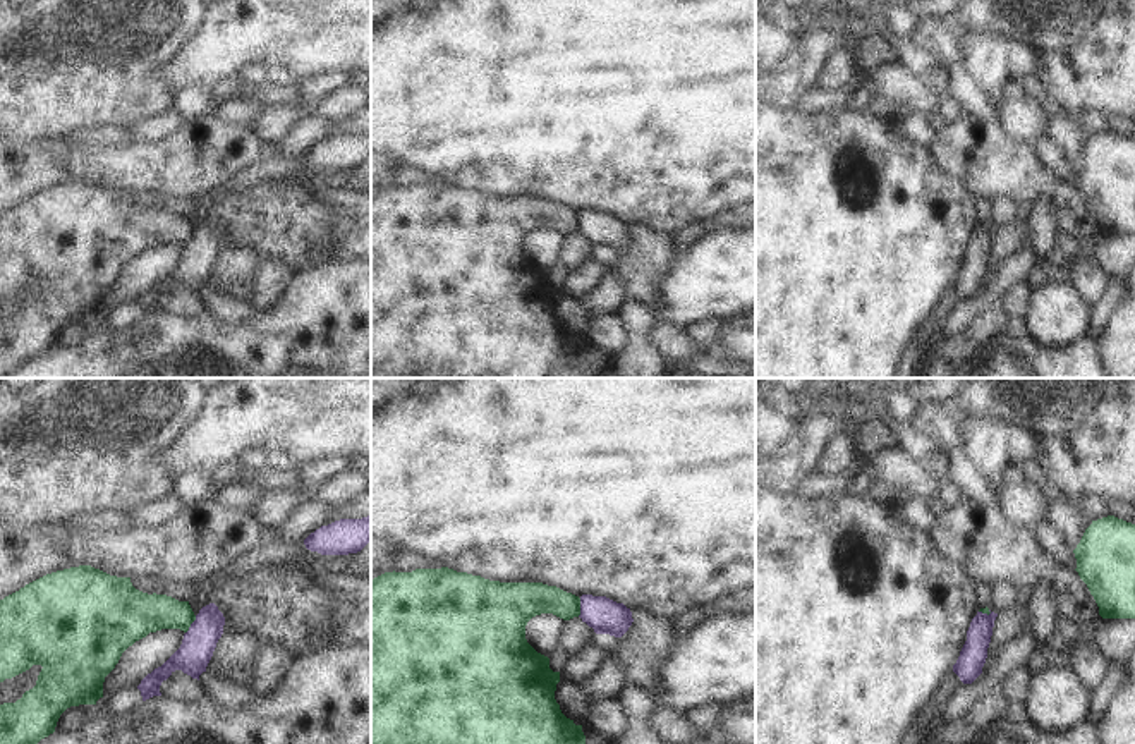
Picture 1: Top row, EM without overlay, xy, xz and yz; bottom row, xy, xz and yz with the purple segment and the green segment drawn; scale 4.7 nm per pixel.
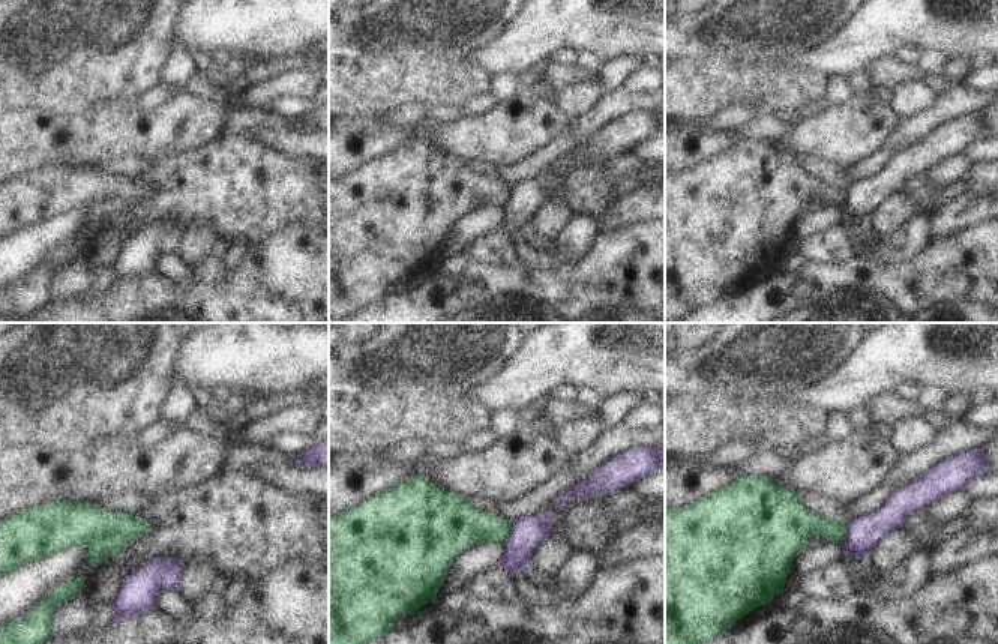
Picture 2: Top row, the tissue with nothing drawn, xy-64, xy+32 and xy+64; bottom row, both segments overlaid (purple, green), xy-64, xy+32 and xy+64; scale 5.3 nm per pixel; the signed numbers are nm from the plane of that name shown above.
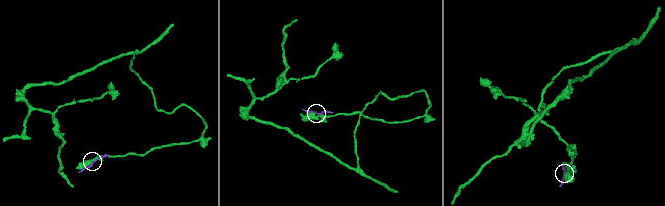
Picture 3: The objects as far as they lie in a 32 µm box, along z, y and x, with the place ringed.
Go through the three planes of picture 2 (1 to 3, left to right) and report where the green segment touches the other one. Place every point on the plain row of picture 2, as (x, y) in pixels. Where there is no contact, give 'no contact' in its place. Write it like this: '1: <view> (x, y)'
1: no contact
2: xy+32 (511, 198)
3: xy+64 (848, 197)

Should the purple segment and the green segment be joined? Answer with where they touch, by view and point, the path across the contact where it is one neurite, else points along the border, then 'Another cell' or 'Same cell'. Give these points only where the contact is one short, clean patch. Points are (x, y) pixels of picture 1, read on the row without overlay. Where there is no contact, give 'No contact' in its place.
Touches purple at xz (581, 222). Boundary: xz (581, 213), (581, 227), (577, 231). Another cell.

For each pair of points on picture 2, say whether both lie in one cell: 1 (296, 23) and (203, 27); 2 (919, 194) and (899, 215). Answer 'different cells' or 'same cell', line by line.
1: same cell
2: different cells

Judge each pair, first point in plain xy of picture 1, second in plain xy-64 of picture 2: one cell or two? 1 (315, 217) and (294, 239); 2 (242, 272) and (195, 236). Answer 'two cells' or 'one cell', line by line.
1: two cells
2: one cell

